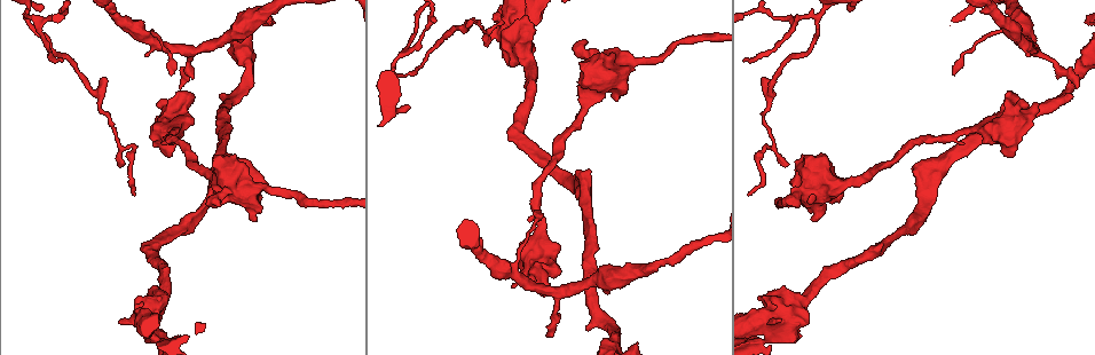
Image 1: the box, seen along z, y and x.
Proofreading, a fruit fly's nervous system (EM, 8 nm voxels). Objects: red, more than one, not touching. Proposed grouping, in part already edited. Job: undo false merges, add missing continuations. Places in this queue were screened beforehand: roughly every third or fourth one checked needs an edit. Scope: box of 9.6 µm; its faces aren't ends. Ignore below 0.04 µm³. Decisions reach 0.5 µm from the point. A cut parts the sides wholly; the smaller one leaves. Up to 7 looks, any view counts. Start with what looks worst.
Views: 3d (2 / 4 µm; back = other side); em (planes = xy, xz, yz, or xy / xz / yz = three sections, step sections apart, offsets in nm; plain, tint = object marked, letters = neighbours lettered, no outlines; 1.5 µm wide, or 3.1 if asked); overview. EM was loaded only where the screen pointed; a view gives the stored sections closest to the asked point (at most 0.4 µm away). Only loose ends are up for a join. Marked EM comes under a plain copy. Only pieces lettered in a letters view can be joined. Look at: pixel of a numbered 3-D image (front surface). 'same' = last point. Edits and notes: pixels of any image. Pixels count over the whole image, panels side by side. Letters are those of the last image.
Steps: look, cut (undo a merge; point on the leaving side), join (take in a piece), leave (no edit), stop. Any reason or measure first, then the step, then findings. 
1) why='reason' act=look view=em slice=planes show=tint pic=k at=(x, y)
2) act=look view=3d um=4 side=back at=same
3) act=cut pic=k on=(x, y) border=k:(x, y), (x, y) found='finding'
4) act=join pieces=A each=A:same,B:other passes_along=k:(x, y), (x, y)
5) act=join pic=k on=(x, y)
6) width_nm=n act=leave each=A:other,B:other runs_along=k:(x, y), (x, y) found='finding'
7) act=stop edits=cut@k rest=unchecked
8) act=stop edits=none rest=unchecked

why='three arms meet' act=look view=em slice=planes show=letters pic=1 at=(518, 49)

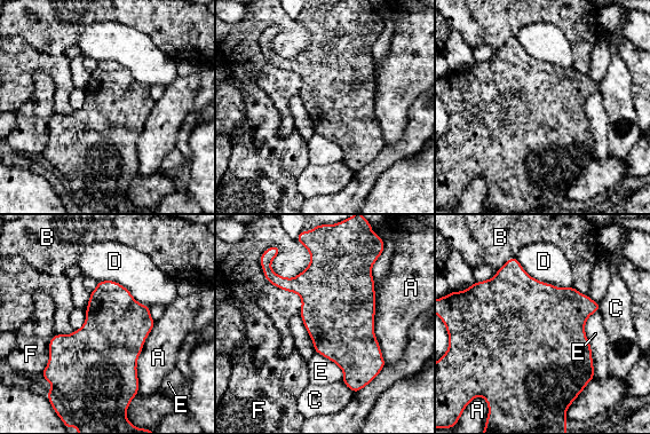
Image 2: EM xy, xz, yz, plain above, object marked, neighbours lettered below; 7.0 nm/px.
act=leave each=A:other,B:other,C:other,D:other,E:other,F:other border=2:(599, 310), (585, 324), (594, 377) found='continuous, no second neuron'

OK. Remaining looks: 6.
act=look view=3d um=2 pic=1 at=(121, 164)

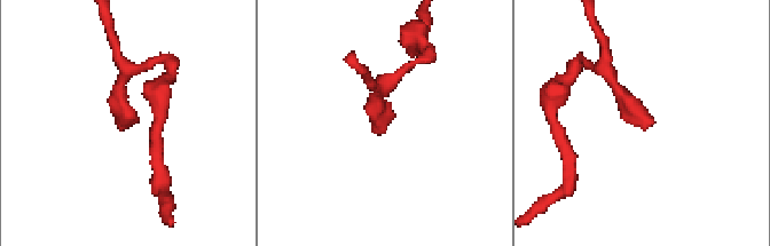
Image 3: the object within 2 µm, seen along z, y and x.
why='now the EM' act=look view=em slice=xy step=8 show=letters pic=3 at=(651, 120)

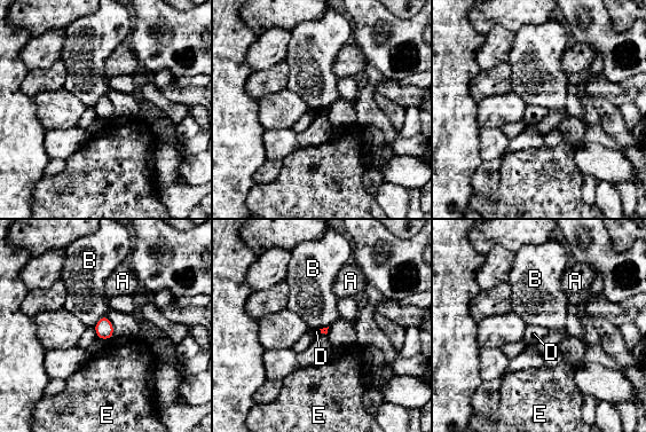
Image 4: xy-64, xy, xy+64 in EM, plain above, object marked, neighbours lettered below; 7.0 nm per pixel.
why='cut it another way' act=look view=em slice=yz step=4 show=letters at=same

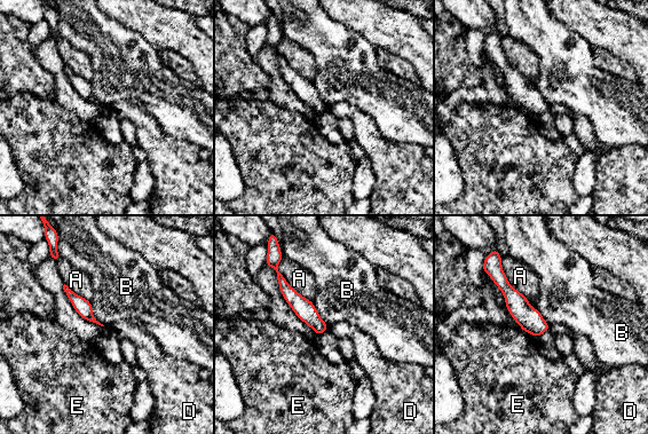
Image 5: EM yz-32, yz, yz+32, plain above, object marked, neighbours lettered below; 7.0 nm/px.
width_nm=70 longest_contact=A:380nm act=leave each=A:other,B:other,D:other,E:other found='no lettered piece goes on from it'

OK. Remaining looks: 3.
why='sudden change in width' act=look view=3d um=4 side=back pic=1 at=(1081, 65)

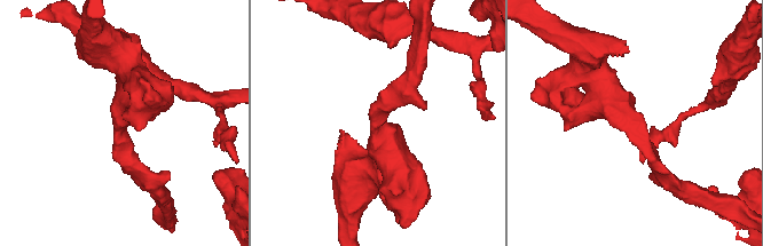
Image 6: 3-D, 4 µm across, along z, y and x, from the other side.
arm_widths_nm=220,500 act=look view=em slice=xz step=4 show=tint pic=6 at=(379, 123)

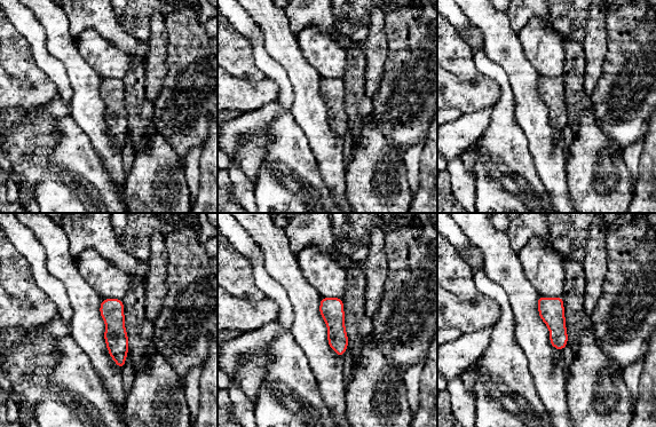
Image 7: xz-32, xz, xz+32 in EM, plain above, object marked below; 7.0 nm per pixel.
act=look view=em slice=planes show=letters at=same

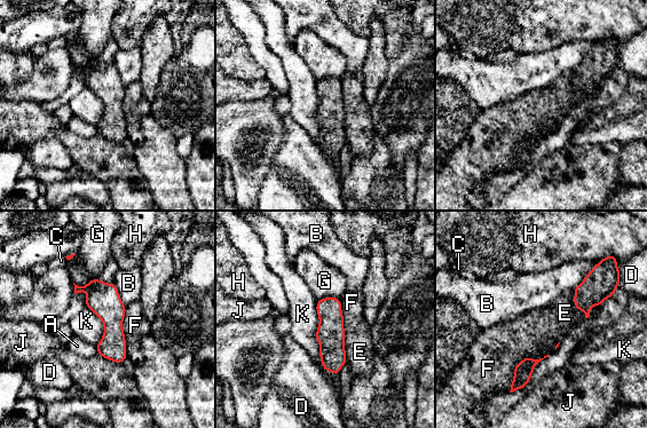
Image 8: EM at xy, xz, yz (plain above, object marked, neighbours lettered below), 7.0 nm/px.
longest_contact=K:550nm act=leave each=A:other,B:other,C:other,D:other,E:other,F:other,G:other,H:other,J:other,K:other runs_along=8:(77, 288), (111, 314), (119, 359) found='one neuron here'

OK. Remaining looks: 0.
act=stop edits=none rest=unchecked

